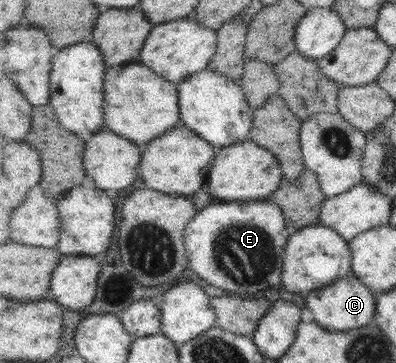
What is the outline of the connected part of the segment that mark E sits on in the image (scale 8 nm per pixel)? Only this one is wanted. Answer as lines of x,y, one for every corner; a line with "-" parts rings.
271,199
265,200
232,200
220,205
212,203
202,208
200,213
190,220
185,229
185,246
191,261
188,269
204,279
207,283
219,287
226,292
237,295
248,295
266,291
270,287
282,285
282,269
286,255
286,241
292,231
286,225
285,212

